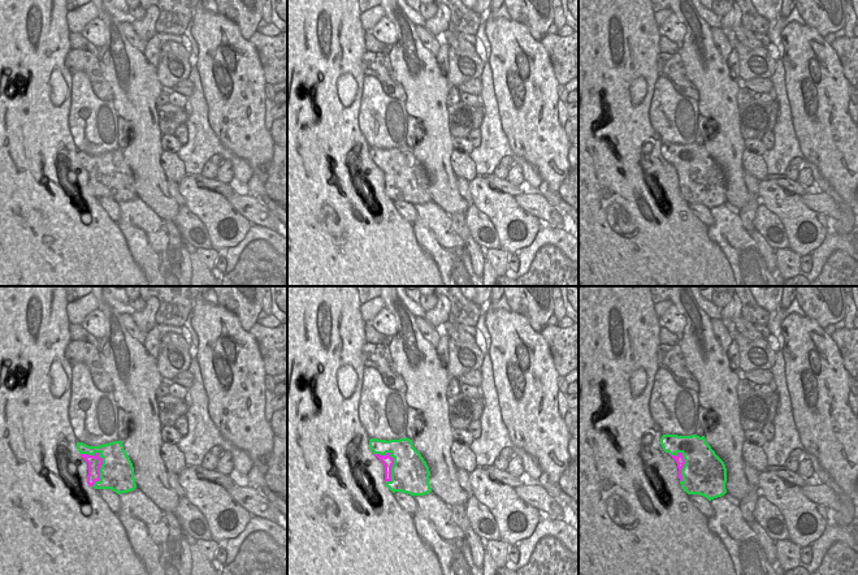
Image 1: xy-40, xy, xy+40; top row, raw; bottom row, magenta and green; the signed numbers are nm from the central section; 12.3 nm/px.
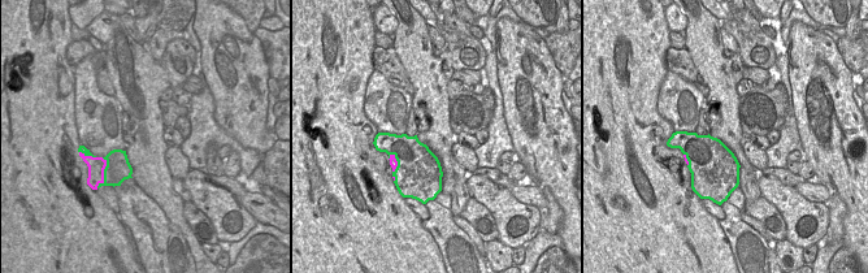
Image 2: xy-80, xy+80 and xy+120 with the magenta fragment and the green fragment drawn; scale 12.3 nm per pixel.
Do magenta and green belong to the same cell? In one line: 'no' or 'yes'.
no

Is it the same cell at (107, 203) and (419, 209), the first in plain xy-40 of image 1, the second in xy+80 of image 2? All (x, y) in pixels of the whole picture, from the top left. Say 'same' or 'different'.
same

